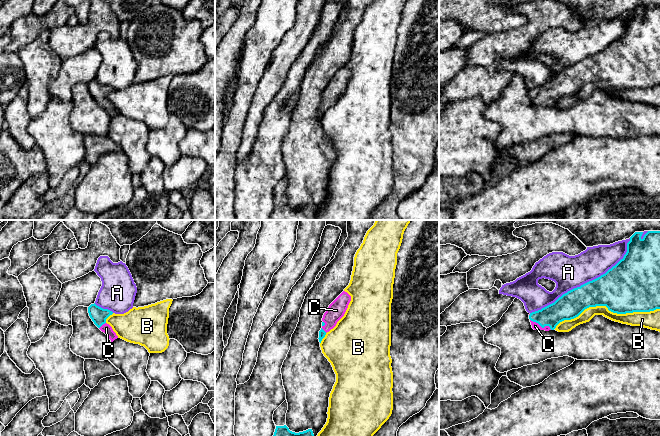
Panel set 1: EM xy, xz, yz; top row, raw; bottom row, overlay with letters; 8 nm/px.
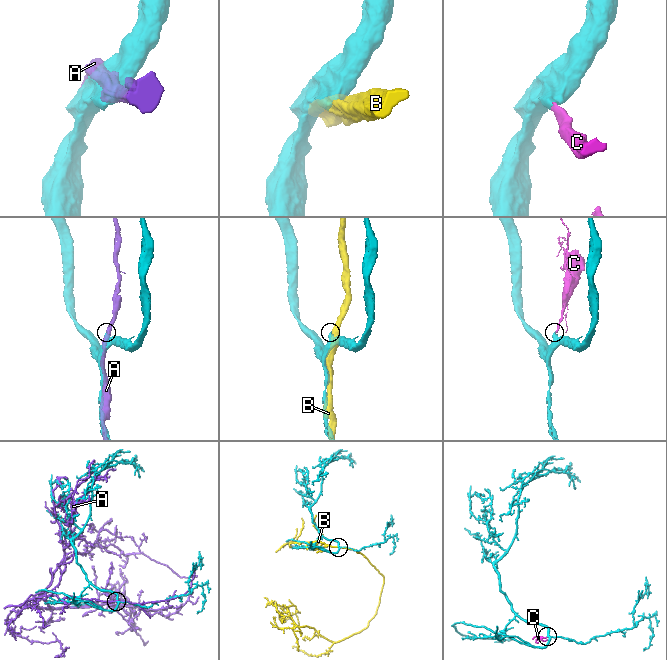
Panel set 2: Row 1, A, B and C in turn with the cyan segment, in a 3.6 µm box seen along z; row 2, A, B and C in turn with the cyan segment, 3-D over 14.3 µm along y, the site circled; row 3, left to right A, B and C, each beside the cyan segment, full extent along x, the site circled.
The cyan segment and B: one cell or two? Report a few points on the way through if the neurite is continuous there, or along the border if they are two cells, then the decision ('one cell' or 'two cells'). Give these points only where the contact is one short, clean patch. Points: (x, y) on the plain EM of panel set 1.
two cells

